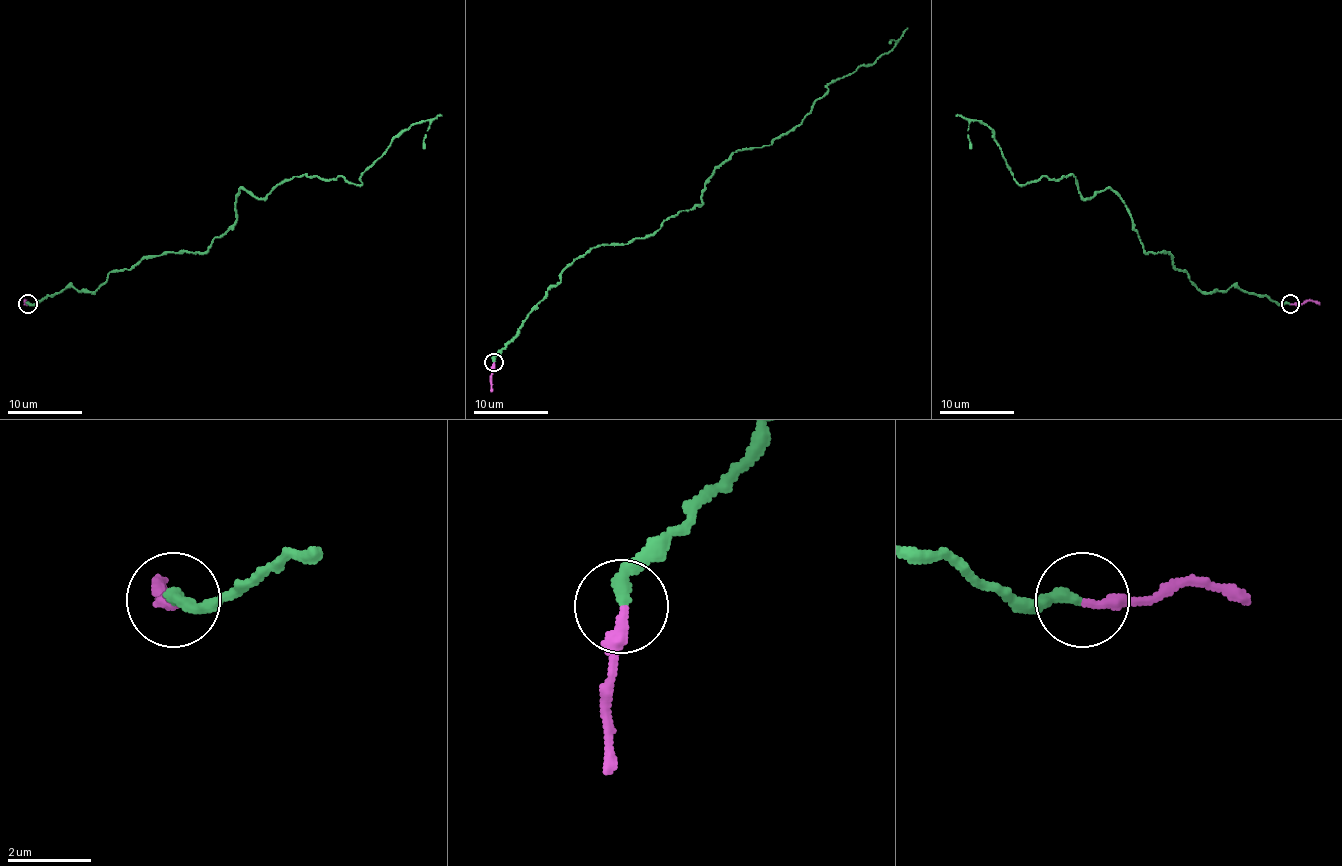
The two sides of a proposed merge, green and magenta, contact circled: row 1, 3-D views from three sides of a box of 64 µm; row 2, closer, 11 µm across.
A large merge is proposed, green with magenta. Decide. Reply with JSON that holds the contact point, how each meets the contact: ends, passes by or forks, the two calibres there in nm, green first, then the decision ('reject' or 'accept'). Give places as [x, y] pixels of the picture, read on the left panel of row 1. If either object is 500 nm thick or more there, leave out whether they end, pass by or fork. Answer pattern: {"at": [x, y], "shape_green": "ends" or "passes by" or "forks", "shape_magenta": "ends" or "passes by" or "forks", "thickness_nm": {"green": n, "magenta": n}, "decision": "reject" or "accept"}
{"at": [27, 303], "shape_green": "ends", "shape_magenta": "ends", "thickness_nm": {"green": 300, "magenta": 280}, "decision": "accept"}

